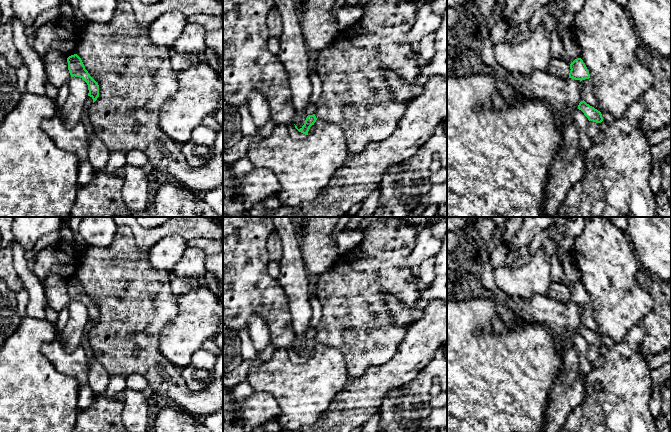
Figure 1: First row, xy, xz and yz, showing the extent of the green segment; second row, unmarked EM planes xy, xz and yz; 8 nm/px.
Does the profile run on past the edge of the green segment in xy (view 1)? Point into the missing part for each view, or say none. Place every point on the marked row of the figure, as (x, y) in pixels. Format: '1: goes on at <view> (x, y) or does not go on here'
1: does not go on here

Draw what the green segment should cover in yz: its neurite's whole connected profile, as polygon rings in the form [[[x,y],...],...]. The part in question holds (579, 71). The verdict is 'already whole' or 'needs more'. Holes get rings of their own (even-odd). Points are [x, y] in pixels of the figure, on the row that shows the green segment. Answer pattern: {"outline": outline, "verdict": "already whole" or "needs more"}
{"outline": [[[581,58],[575,59],[570,64],[570,69],[569,78],[580,81],[590,78],[589,71]]], "verdict": "already whole"}

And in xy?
{"outline": [[[77,54],[69,56],[67,62],[71,77],[80,77],[87,83],[89,90],[88,96],[93,99],[94,103],[99,97],[98,83],[90,76],[88,71],[85,69],[81,58]]], "verdict": "already whole"}

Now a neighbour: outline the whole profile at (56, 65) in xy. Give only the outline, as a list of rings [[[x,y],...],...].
[[[50,50],[46,53],[43,62],[48,81],[58,88],[69,82],[71,75],[68,70],[67,57],[57,50]]]

